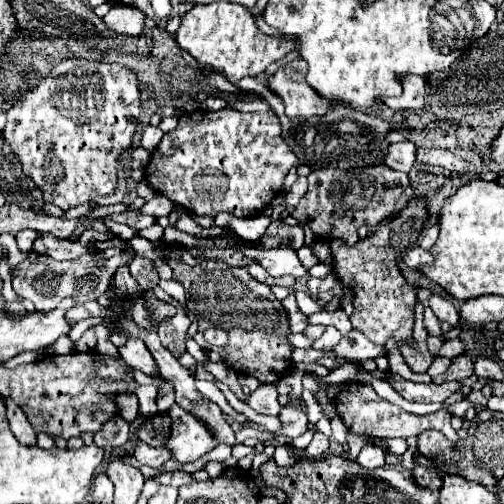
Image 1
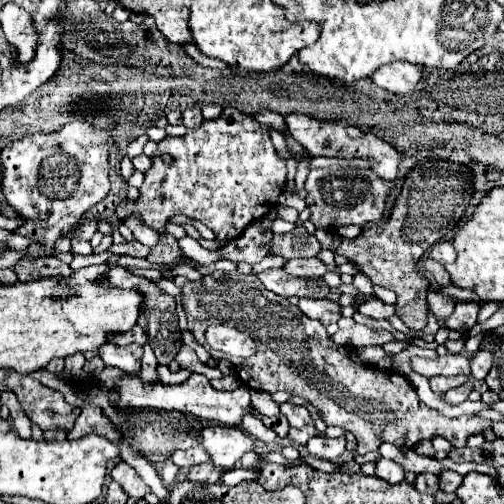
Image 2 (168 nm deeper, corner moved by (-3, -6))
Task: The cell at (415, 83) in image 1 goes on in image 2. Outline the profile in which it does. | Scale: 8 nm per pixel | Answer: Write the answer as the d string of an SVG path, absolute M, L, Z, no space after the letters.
M392 61L392 63L382 65L378 71L374 71L370 75L370 79L378 87L384 87L384 89L396 93L398 97L406 97L416 89L416 85L420 81L420 71L422 69L414 63Z

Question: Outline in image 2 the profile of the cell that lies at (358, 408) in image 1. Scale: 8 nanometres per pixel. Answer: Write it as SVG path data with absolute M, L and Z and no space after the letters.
M238 271L212 273L212 303L198 303L198 301L204 301L204 295L206 295L204 279L188 281L186 277L174 277L174 283L178 287L182 287L182 307L188 317L190 331L194 333L198 343L206 345L204 331L212 323L226 323L230 327L240 327L242 331L250 333L258 347L264 345L264 355L254 355L254 357L242 359L240 365L236 361L236 371L238 371L240 381L246 387L256 389L256 391L268 391L268 393L294 391L298 397L306 399L314 409L318 409L322 413L326 425L336 425L336 427L342 427L344 431L352 433L358 439L358 455L376 451L382 443L392 443L400 449L412 449L420 441L430 439L434 435L446 437L454 447L464 447L468 437L480 435L492 427L490 419L484 419L478 415L462 415L462 417L450 419L450 417L440 415L436 409L426 407L418 399L416 389L400 373L380 371L380 369L364 365L360 361L360 357L356 355L354 347L348 349L348 347L336 345L320 321L306 317L296 305L290 305L286 297L280 297L280 295L268 291L254 275L240 275Z

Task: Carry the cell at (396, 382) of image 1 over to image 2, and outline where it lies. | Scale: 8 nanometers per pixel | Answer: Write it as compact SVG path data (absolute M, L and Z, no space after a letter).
M466 381L464 385L460 385L460 387L452 389L452 391L448 391L444 397L446 397L446 401L448 401L448 403L452 403L452 405L458 405L458 403L466 401L466 399L468 399L468 395L470 395L472 391L474 391L474 385L472 385L472 381Z

